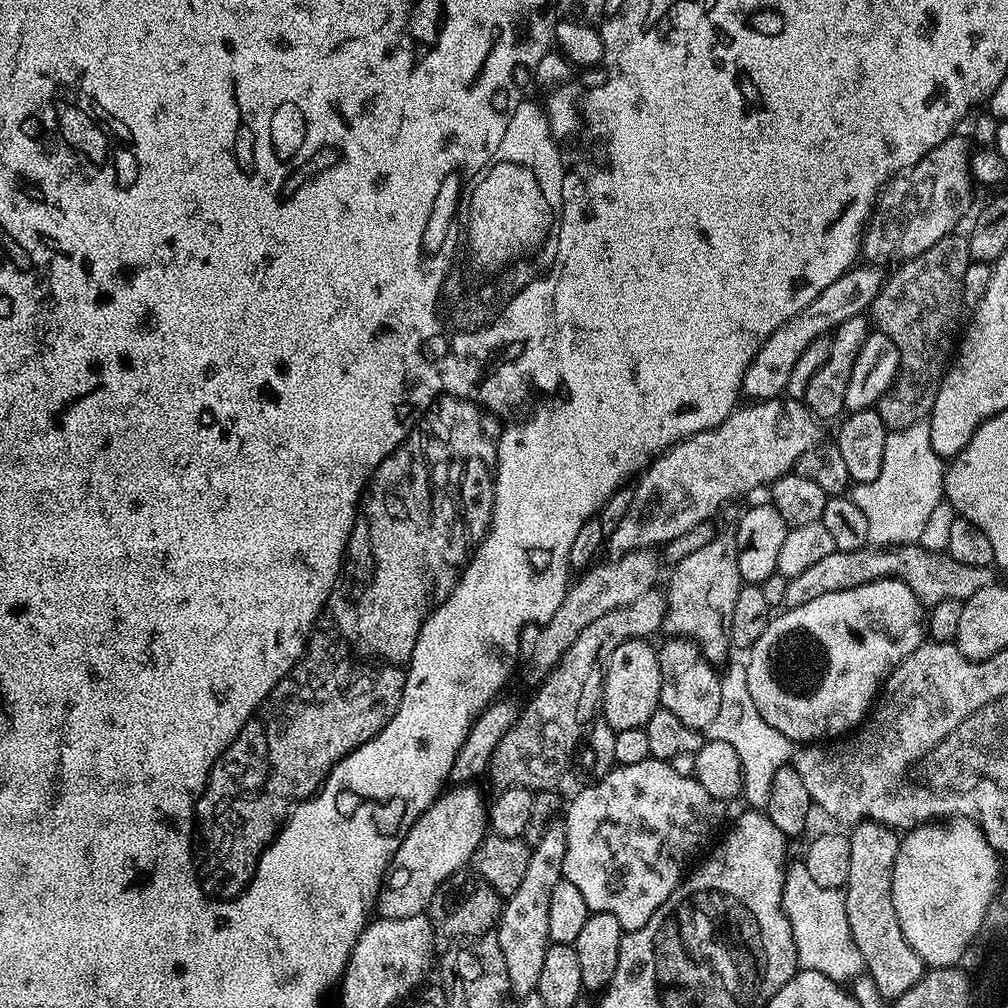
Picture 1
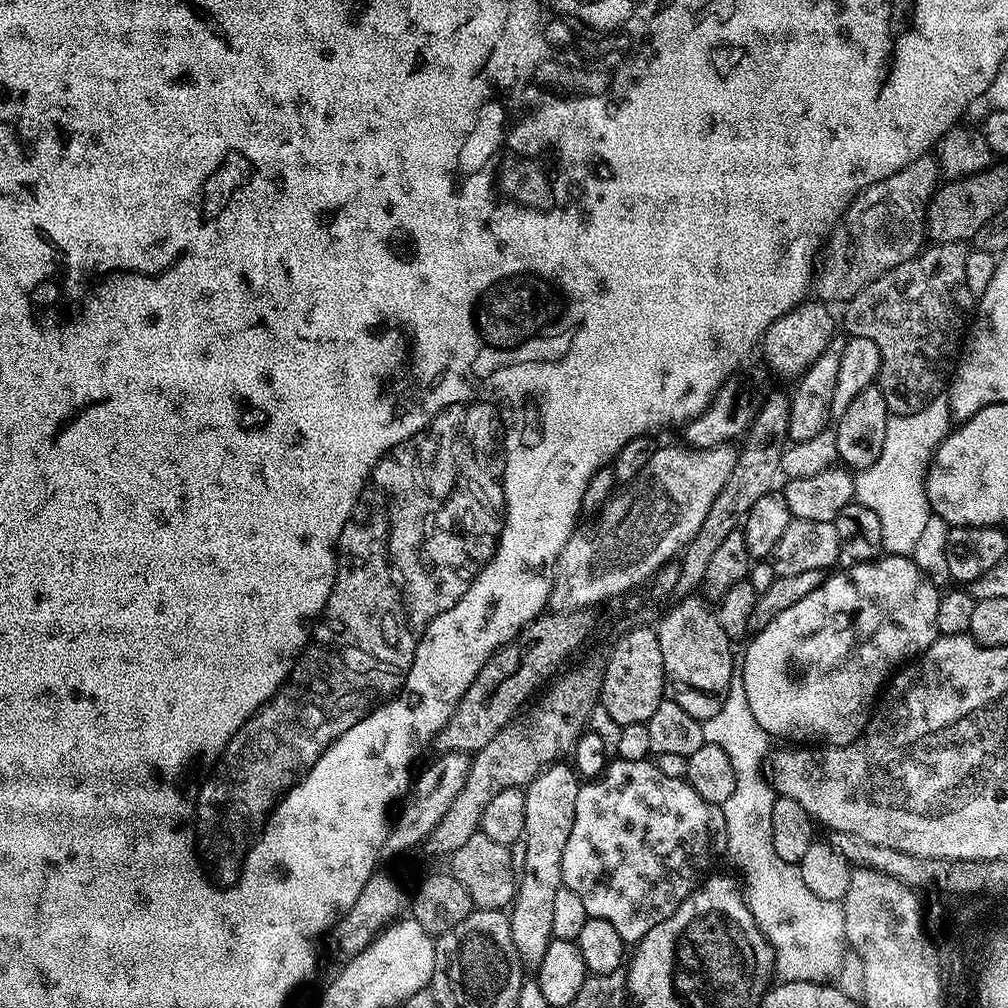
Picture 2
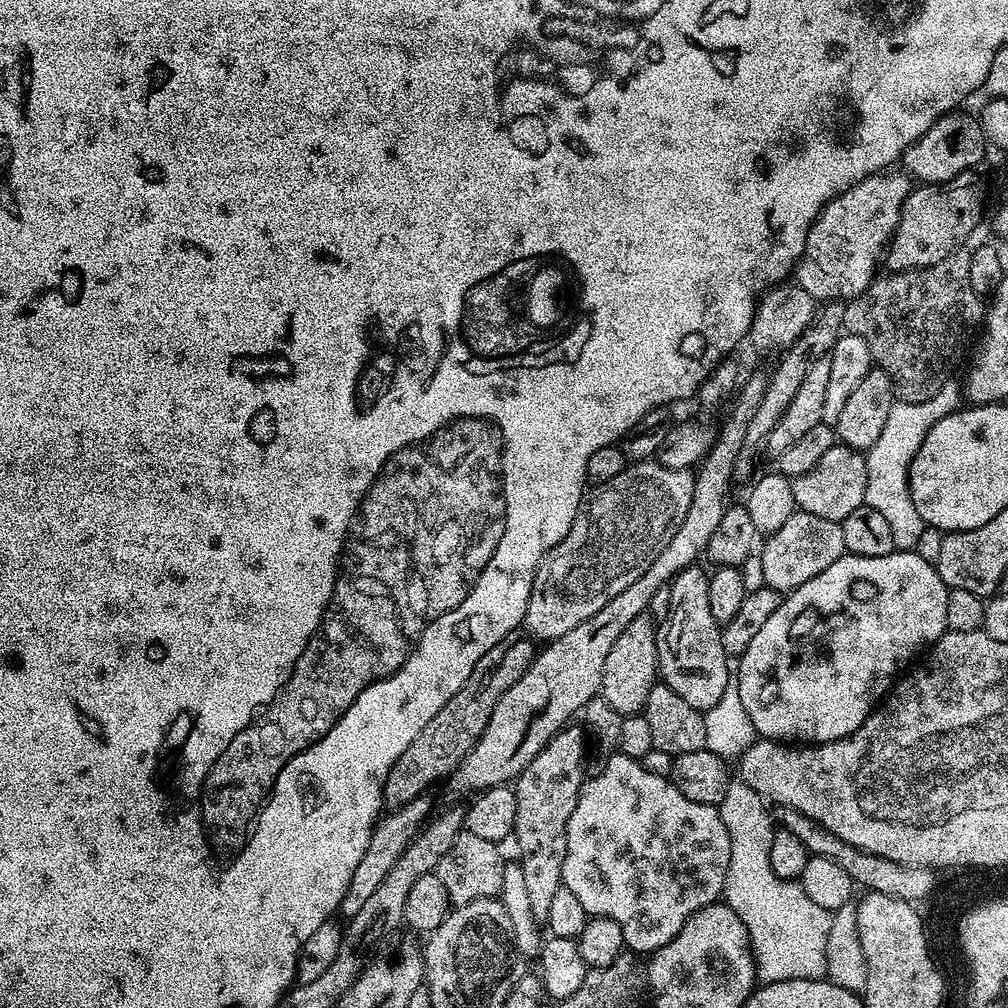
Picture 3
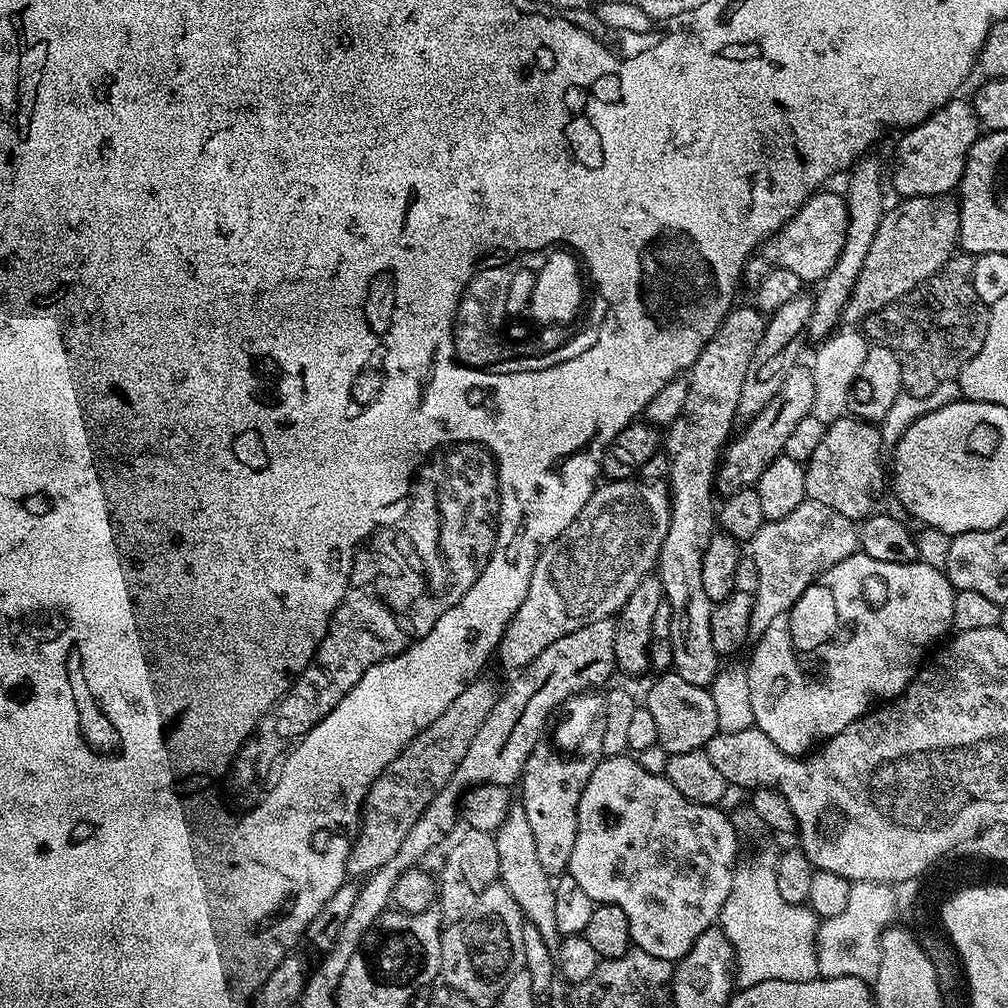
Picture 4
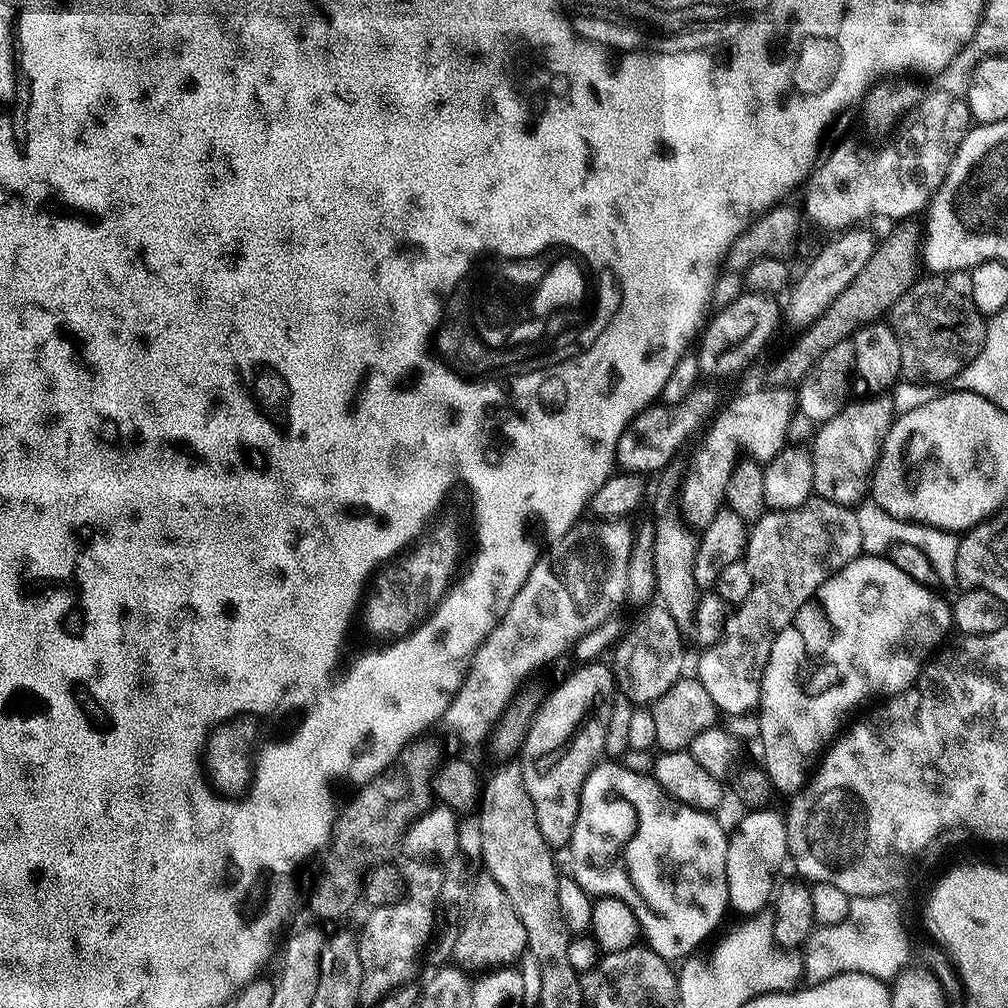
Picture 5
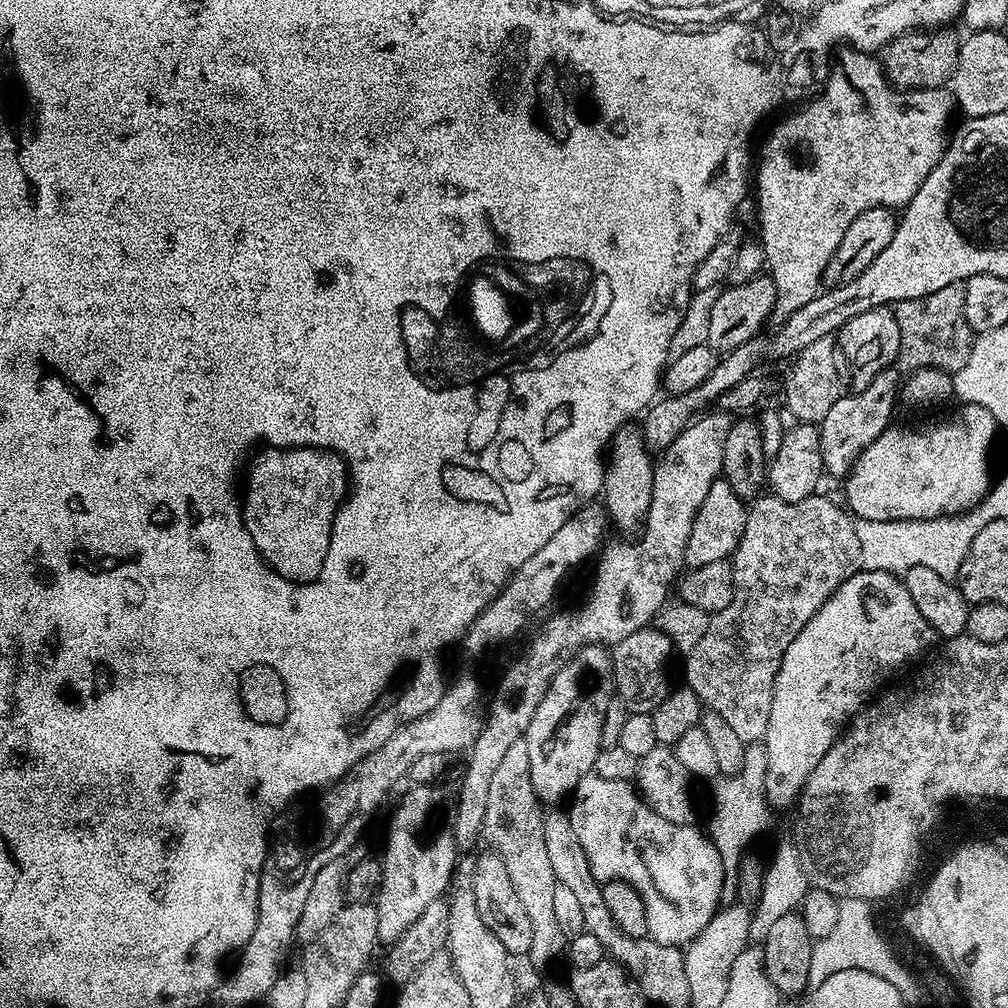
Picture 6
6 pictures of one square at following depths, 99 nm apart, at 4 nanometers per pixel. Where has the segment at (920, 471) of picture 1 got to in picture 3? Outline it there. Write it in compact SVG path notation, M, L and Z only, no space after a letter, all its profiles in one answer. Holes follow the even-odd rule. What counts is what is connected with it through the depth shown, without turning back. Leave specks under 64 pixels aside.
M950 378L934 394L934 398L926 398L926 402L896 402L890 410L890 418L886 418L886 426L882 426L882 435L878 442L869 448L866 453L868 462L868 481L866 482L866 494L864 502L867 507L878 510L882 518L890 526L890 535L894 537L894 549L912 550L916 543L926 533L926 525L914 506L914 498L910 498L910 486L908 485L908 471L912 465L914 454L922 446L926 434L944 416L957 411L962 400L962 384L956 378Z

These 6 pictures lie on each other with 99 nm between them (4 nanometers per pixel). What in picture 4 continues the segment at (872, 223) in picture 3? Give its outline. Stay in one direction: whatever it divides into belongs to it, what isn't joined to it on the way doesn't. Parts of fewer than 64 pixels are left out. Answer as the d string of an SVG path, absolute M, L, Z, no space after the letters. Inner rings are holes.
M820 190L798 208L792 219L780 229L779 233L763 245L762 255L779 267L793 271L801 282L819 283L842 254L843 243L847 241L848 204L836 192Z

